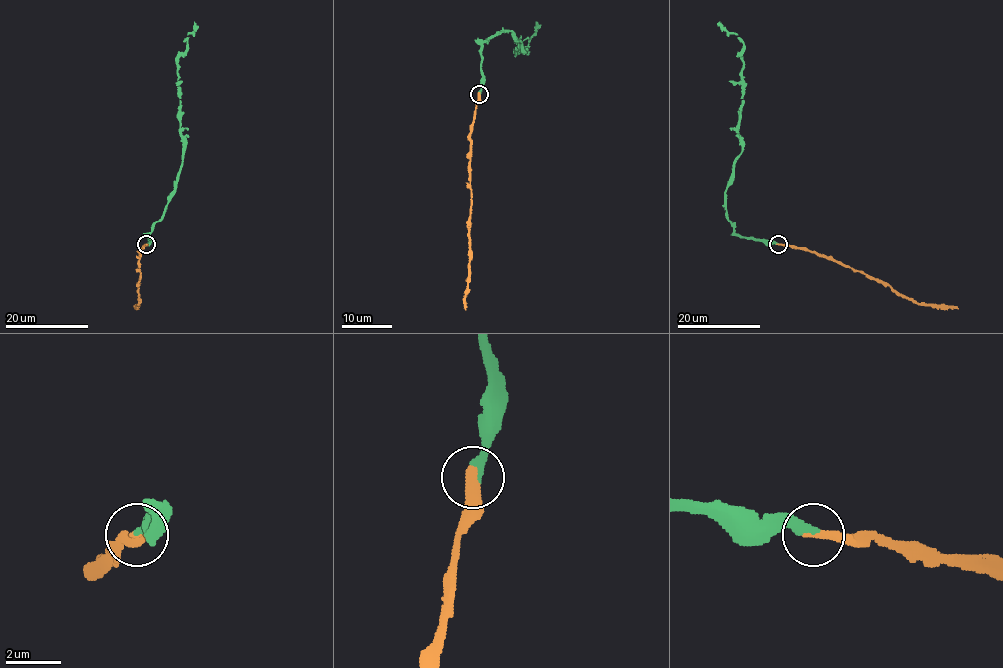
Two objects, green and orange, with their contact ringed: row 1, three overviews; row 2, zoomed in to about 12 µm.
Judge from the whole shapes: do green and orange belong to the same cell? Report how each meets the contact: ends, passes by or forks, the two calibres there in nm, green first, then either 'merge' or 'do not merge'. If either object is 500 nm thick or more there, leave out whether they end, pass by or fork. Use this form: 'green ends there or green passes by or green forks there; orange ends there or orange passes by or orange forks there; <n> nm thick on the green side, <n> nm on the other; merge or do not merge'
green ends there; orange ends there; 320 nm thick on the green side, 360 nm on the other; merge

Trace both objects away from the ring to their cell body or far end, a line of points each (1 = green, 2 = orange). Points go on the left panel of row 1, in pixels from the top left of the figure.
1: (147, 244), (152, 226), (162, 215), (179, 174), (182, 138), (177, 59), (186, 48), (187, 35), (195, 23)
2: (147, 244), (139, 250), (138, 304), (135, 309)

